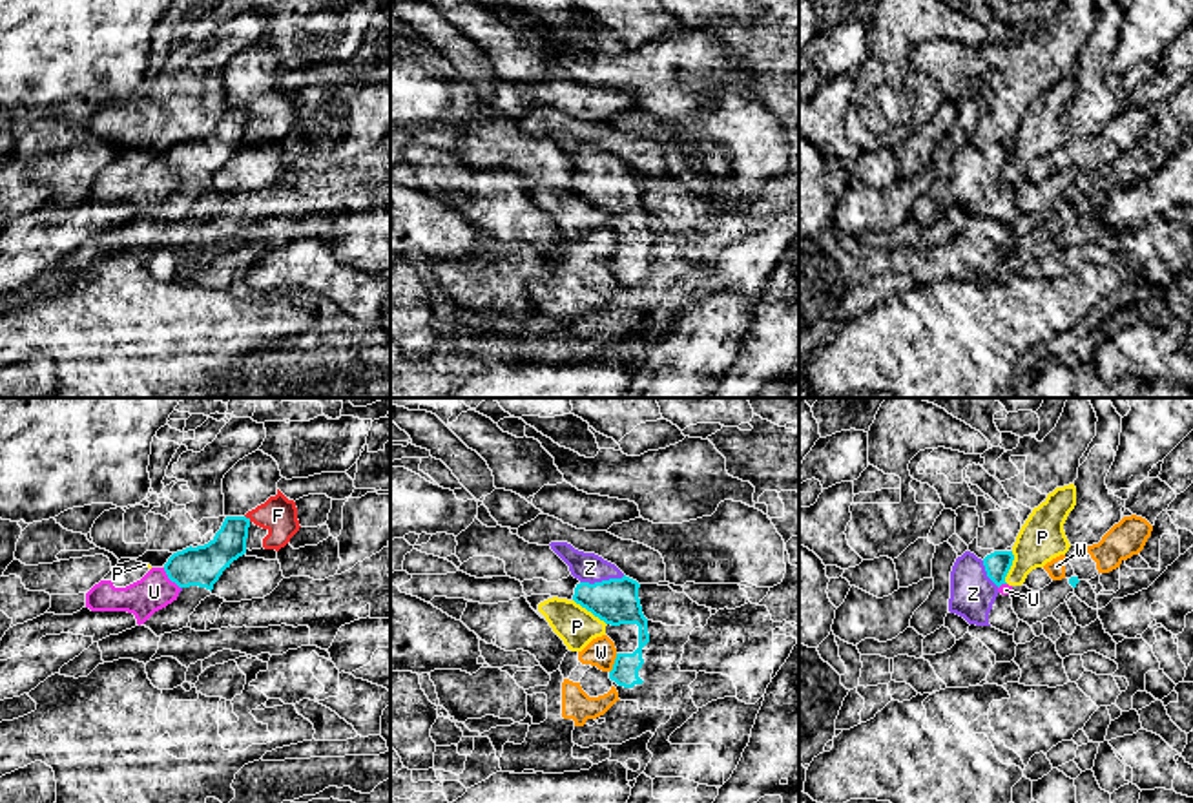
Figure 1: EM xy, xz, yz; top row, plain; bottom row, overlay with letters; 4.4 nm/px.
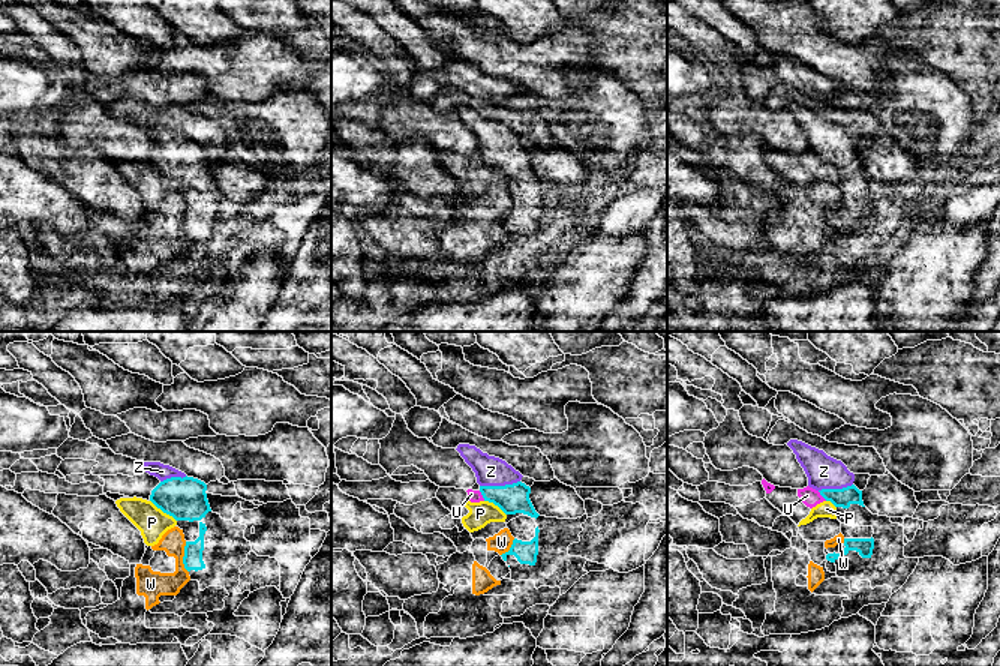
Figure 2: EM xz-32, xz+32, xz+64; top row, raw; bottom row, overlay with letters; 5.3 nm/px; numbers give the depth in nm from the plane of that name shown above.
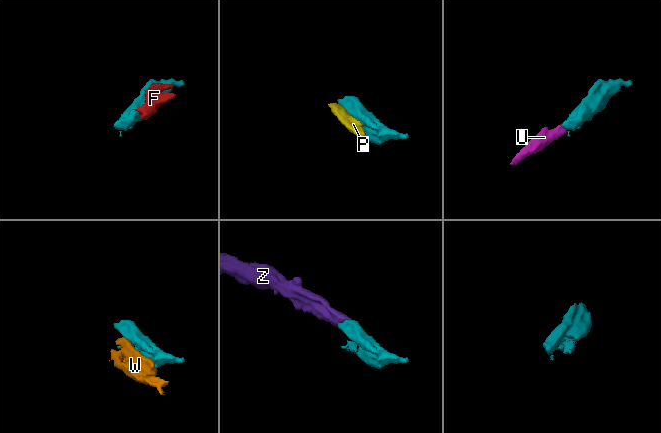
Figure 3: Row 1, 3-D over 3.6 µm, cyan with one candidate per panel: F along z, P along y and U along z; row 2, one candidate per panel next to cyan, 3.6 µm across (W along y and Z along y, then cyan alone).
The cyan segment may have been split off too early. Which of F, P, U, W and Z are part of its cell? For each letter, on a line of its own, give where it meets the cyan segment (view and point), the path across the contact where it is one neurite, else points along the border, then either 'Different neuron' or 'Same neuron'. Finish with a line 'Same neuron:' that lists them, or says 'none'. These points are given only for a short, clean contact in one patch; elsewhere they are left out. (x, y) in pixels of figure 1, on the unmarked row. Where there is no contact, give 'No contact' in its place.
F: Touches cyan at xy (248, 110). Different neuron
P: Touches cyan at xz (590, 201). Different neuron
U: Touches cyan at xy (170, 170). Boundary: xy (163, 159), (179, 179). Different neuron
W: Touches cyan at xz (615, 254). Different neuron
Z: Touches cyan at xz (602, 172). Path across: xz (615, 192), (604, 181), (602, 172), (590, 159). Same neuron
Same neuron: Z

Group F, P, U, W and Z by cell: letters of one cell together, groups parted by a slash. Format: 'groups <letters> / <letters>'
groups F / P U / W / Z

